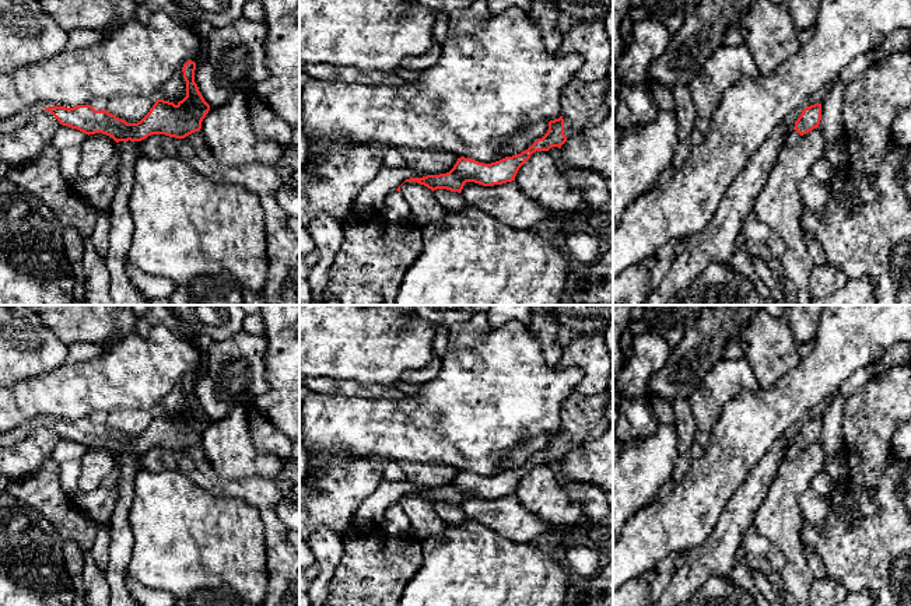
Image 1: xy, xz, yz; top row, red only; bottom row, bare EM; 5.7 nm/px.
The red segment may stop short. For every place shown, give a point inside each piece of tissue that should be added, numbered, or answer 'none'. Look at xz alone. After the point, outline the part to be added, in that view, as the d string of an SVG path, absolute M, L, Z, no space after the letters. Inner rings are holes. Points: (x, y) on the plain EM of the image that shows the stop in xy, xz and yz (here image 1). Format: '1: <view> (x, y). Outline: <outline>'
1: xz (584, 419). Outline: M607 390L598 395L581 395L574 392L565 400L561 418L564 423L564 448L567 452L605 432L607 427L605 416L607 402Z

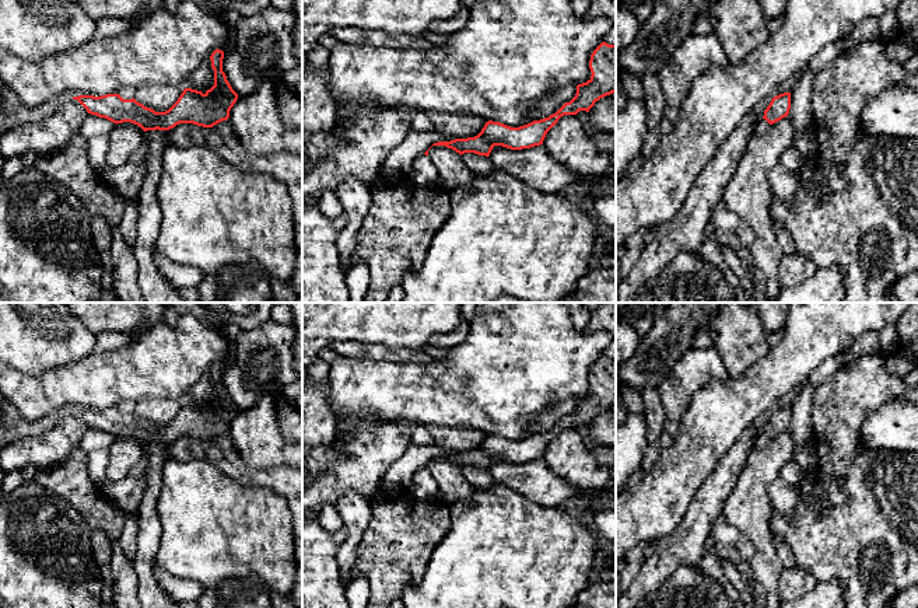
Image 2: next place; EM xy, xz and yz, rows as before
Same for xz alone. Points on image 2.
none

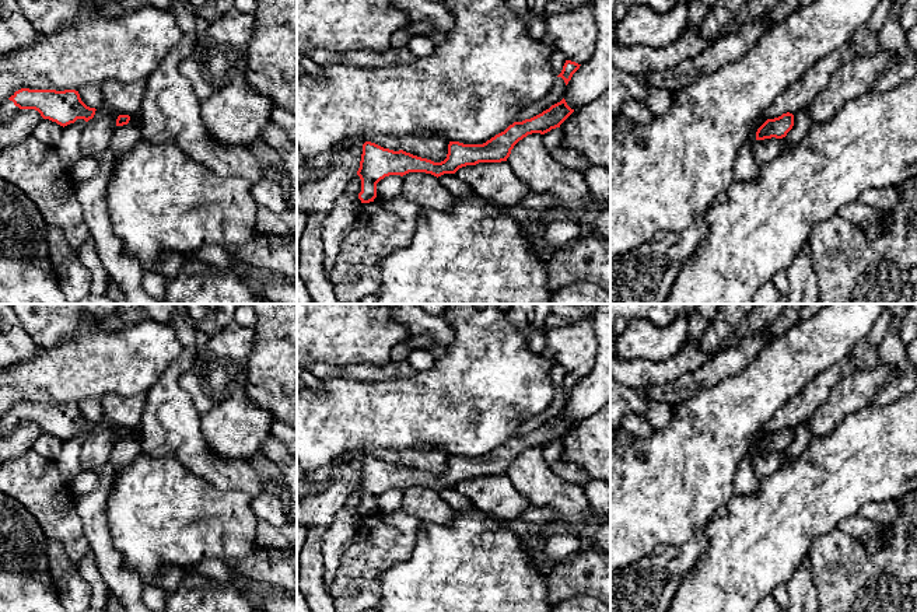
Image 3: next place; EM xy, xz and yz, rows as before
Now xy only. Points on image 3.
1: xy (7, 423). Outline: M6 413L0 417L0 436L11 434L21 423L13 415Z

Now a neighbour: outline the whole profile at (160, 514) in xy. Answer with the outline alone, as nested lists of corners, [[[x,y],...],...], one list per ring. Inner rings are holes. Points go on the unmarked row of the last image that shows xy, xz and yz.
[[[140,452],[115,478],[106,500],[108,531],[113,548],[125,559],[125,566],[139,576],[144,585],[153,585],[164,567],[197,573],[196,566],[207,559],[218,559],[232,567],[237,560],[255,555],[258,520],[251,501],[252,499],[242,492],[218,490],[195,476],[176,458],[153,458]]]

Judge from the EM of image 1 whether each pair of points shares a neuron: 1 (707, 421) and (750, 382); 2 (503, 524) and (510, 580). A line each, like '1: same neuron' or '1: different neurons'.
1: same neuron
2: different neurons

